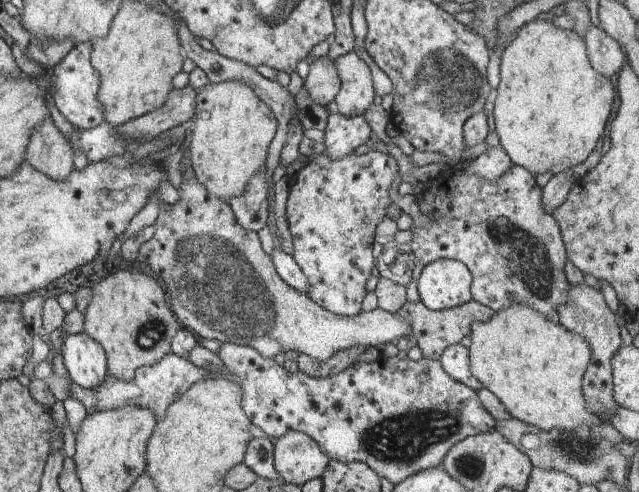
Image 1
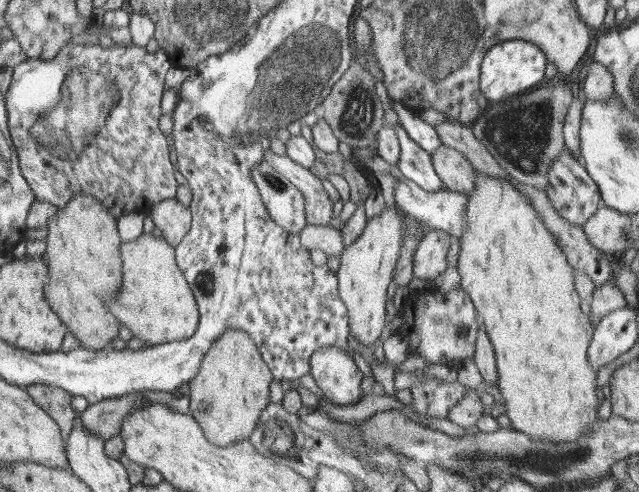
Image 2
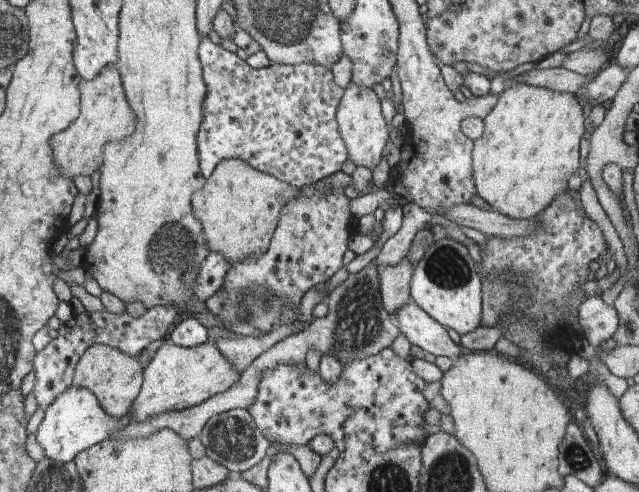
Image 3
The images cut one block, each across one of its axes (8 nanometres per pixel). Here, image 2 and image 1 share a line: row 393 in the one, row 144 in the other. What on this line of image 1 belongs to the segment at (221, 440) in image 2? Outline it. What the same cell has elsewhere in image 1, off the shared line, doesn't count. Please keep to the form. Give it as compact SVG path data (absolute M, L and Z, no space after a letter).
M239 80L207 84L196 92L193 128L189 140L189 158L196 181L202 184L209 194L228 202L233 196L239 196L247 186L249 179L259 171L267 158L268 144L272 142L275 128L275 116L269 106L258 97L247 84Z

